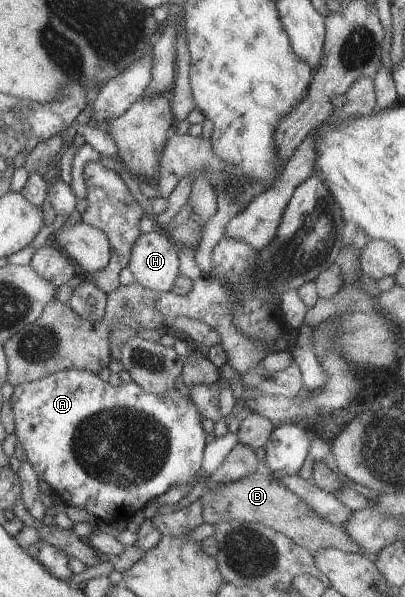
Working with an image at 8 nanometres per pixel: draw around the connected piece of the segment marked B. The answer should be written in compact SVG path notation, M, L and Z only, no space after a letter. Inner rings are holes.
M261 469L252 475L245 475L242 479L216 484L207 491L204 489L199 500L201 507L204 507L204 513L201 514L204 515L203 521L206 523L214 525L230 520L258 522L285 535L310 553L322 548L336 548L343 552L360 555L363 553L363 550L360 550L348 537L341 525L332 525L316 515L293 491L290 491L272 474Z

